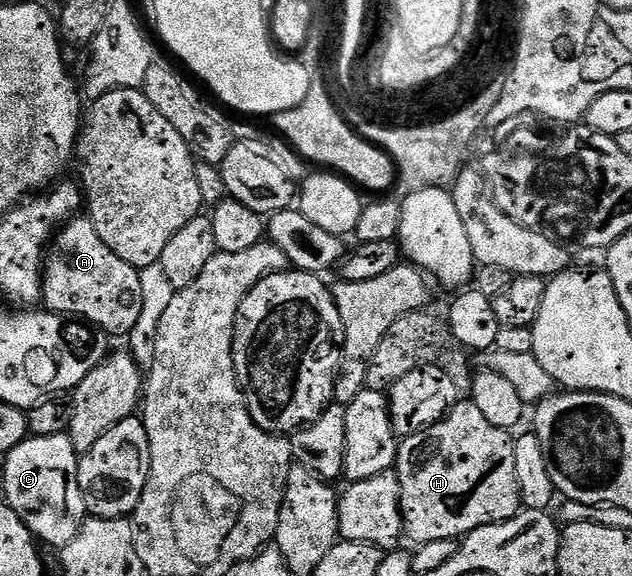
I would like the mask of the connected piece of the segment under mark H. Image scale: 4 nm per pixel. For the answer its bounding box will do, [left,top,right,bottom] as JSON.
[394,398,522,546]

